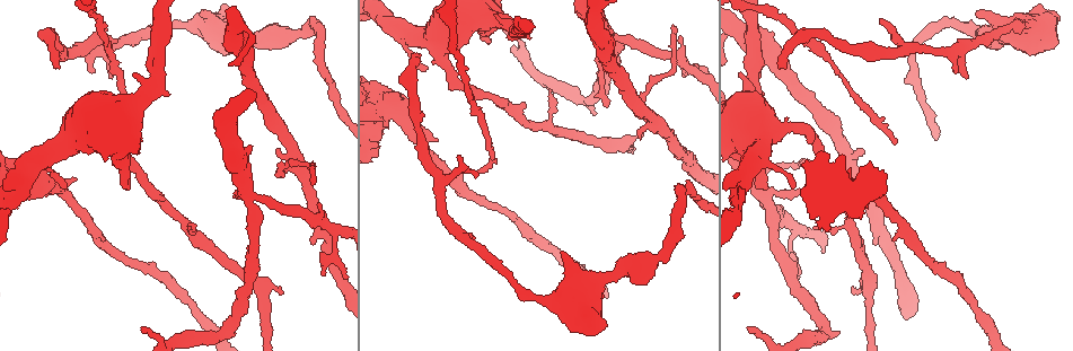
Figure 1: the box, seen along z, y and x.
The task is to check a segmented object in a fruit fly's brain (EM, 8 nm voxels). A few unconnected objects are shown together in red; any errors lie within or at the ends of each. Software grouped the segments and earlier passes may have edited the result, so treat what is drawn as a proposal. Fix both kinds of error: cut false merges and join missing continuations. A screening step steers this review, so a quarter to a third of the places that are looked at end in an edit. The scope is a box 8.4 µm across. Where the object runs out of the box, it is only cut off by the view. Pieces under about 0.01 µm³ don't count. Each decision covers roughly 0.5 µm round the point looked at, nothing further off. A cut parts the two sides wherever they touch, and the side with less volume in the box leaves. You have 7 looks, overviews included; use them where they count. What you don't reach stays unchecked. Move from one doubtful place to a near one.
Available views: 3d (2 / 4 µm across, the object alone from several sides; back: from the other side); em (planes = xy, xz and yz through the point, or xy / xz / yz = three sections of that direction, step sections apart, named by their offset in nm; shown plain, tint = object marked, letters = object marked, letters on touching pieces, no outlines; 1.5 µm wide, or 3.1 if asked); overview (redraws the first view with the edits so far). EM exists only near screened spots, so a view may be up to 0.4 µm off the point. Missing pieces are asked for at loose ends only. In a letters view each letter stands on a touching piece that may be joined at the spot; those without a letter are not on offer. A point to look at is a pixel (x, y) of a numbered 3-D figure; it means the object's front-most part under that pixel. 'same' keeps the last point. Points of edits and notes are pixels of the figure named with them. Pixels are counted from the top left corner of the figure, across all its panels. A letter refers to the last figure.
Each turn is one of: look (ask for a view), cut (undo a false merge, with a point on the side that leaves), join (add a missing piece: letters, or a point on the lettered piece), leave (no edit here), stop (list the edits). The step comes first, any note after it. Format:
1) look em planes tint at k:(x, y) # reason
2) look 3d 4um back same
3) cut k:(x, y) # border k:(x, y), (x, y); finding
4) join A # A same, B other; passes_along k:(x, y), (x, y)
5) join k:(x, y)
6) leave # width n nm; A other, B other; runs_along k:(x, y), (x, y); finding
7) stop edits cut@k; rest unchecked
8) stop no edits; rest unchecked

look 3d 2um at 1:(64, 188) # thin end

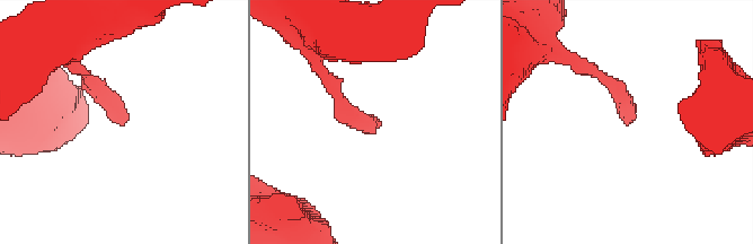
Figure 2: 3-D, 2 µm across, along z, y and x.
look em yz step 4 letters at 2:(623, 123) # now the EM

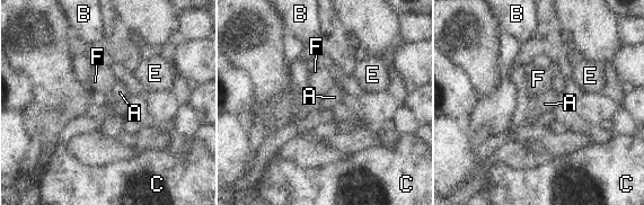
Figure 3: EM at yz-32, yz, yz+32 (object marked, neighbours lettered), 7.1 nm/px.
look em planes letters same

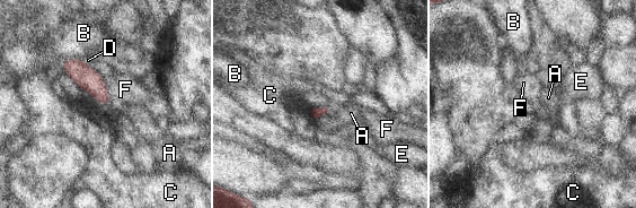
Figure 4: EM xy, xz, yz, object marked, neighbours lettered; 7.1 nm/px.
leave # A other, B other, C other, D other, E other, F other; border 4:(312, 109), (309, 115); none of them fits

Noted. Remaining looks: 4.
look 3d 2um at 1:(94, 71) # branch stops here

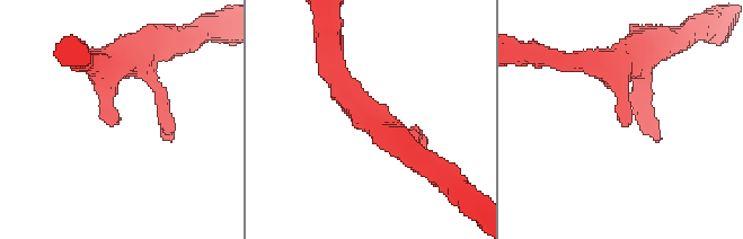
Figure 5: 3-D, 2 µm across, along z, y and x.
look em xz step 4 letters at 5:(117, 123) # arm_widths 240, 240 nm; need the tissue

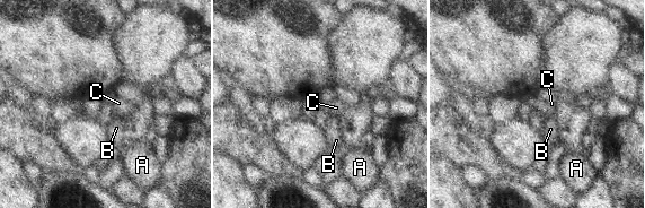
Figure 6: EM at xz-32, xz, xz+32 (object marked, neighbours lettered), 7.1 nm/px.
look em planes letters same # another direction

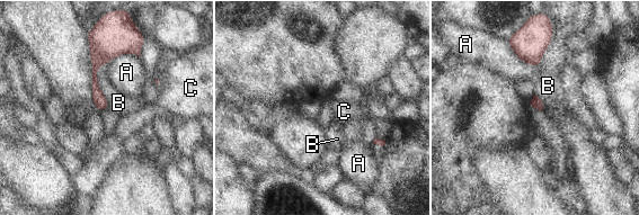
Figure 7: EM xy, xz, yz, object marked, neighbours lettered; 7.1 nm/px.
leave # A other, B other, C other; border 7:(104, 63), (97, 82), (109, 108); no lettered piece goes on from it

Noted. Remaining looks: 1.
look em xy step 8 letters at 1:(281, 288) # an open end

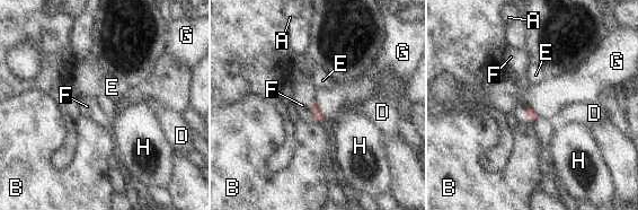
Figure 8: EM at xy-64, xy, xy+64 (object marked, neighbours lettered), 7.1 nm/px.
join F # A other, B other, D other, E other, F same, G other, H other; the neuron continues

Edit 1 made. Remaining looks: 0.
stop edits join@8; rest unchecked

